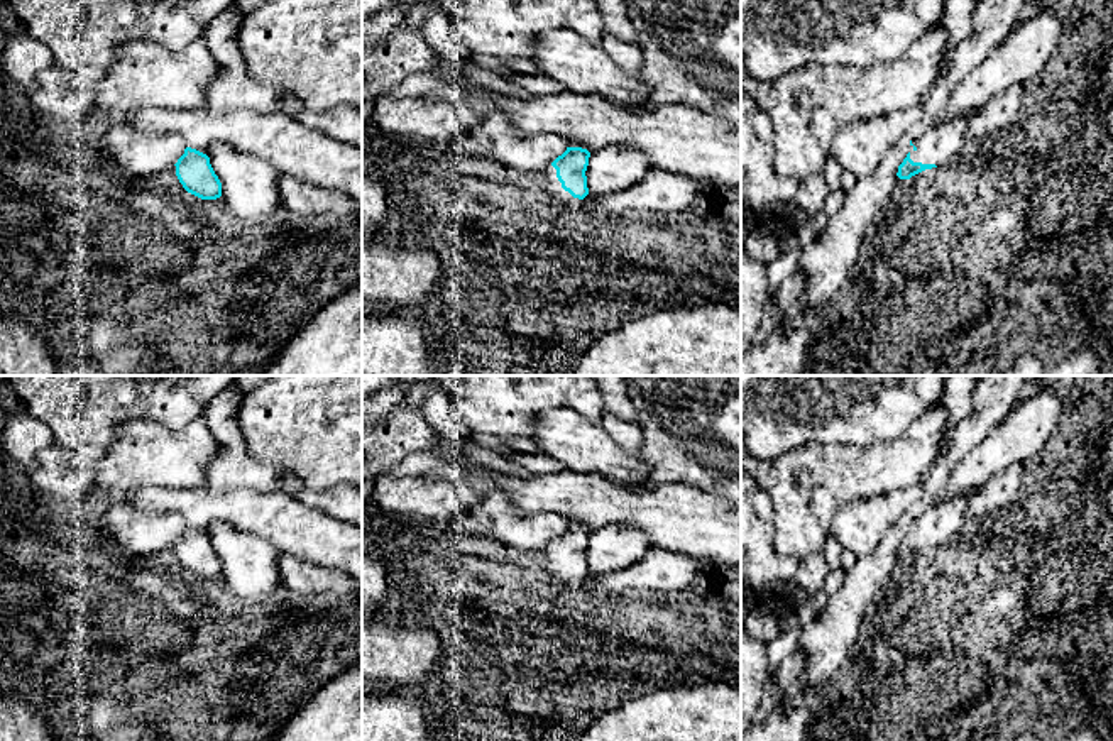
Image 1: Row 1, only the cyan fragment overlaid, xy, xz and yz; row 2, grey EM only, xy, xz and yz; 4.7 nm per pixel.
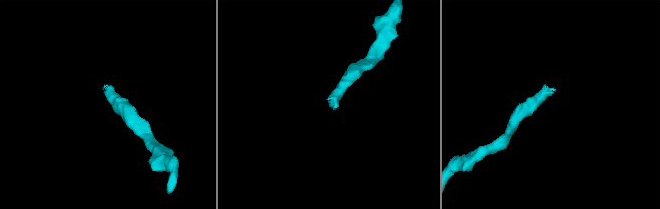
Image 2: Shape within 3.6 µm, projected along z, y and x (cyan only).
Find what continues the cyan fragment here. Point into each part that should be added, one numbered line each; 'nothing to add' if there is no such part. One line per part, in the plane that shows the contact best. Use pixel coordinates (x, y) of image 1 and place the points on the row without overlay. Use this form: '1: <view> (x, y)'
1: xz (553, 567)

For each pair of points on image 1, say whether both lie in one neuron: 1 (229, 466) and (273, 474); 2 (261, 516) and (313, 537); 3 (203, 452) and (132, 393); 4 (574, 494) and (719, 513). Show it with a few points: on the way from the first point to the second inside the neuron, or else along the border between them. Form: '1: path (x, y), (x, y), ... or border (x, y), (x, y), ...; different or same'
1: path (239, 467), (247, 472), (263, 474); same
2: path (274, 516), (300, 530); same
3: border (202, 415), (178, 430), (139, 420); different
4: path (609, 504), (640, 504), (667, 513), (684, 513); same

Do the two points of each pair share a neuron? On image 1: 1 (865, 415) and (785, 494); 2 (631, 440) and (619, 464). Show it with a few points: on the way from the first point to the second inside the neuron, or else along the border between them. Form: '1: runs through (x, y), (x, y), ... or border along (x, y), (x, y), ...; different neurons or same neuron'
1: border along (873, 442), (865, 447), (804, 444), (795, 449); different neurons
2: border along (599, 423), (619, 445), (638, 454); different neurons

